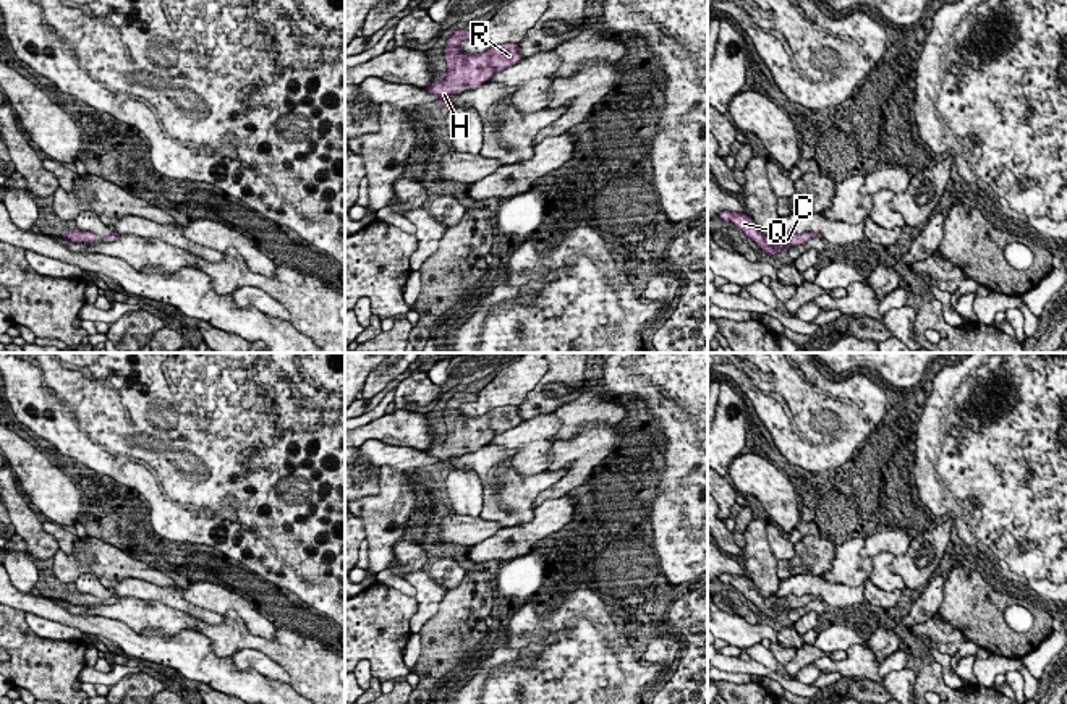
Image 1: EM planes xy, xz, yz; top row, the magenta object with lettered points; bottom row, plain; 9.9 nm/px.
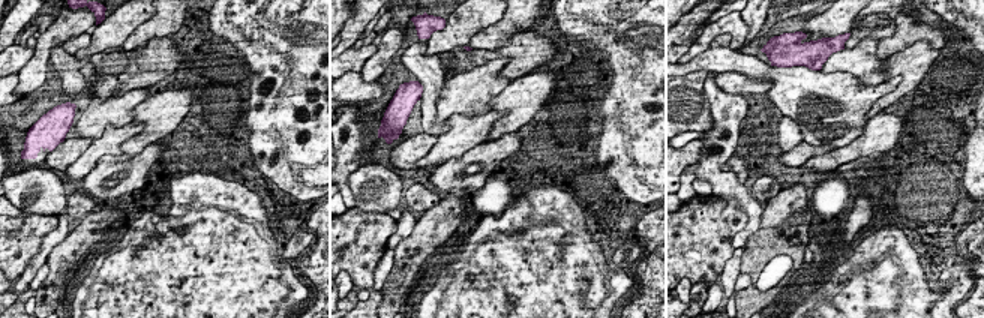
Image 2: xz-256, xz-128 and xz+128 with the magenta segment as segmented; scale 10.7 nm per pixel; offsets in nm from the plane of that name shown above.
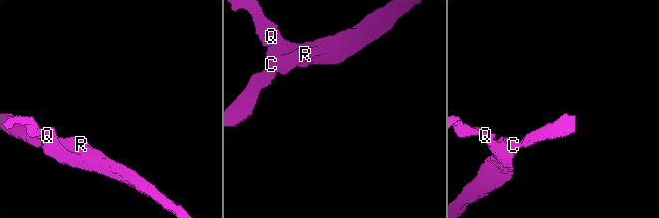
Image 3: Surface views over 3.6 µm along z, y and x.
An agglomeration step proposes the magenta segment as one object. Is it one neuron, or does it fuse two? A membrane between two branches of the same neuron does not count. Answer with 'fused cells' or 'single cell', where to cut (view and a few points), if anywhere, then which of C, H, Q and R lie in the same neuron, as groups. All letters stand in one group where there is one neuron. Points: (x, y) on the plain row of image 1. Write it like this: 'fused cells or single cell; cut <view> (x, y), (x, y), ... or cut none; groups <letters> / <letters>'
single cell; cut none; groups C H Q R

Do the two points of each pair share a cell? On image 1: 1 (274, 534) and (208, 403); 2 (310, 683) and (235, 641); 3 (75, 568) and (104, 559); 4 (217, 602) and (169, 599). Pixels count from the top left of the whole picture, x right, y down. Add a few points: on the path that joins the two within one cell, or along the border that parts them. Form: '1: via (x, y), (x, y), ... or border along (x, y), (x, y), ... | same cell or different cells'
1: via (274, 497), (271, 487), (271, 449), (245, 423) | same cell
2: via (293, 664), (279, 649), (255, 641) | same cell
3: via (81, 562), (85, 559), (97, 559) | same cell
4: border along (180, 594), (222, 615) | different cells

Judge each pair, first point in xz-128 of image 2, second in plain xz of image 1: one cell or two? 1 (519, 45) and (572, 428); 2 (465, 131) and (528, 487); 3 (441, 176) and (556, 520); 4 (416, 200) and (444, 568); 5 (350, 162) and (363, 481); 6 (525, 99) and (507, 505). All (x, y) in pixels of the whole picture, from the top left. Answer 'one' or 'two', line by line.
1: one
2: one
3: one
4: one
5: two
6: two

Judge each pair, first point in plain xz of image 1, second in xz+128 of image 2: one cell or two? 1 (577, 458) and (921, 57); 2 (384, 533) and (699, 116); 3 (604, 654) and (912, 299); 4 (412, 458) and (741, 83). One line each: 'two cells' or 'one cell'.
1: one cell
2: two cells
3: one cell
4: one cell

